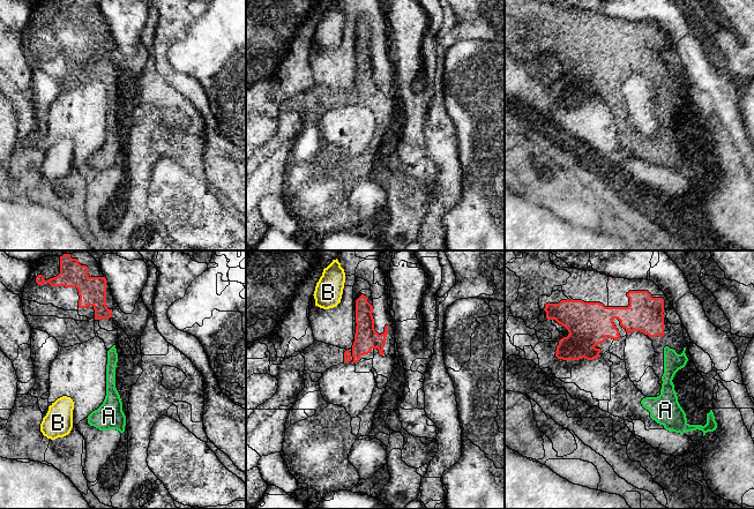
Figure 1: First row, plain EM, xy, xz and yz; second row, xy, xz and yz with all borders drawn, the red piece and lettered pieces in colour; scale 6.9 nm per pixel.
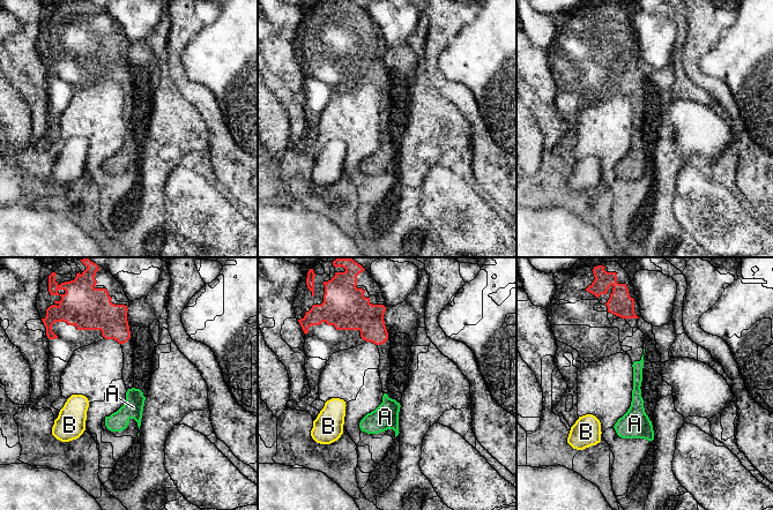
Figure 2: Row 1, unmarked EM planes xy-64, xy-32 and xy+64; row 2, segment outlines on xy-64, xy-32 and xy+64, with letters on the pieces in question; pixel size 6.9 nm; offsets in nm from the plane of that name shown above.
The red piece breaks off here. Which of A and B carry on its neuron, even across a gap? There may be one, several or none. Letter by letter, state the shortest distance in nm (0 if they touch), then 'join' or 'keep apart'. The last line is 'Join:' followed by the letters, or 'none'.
A: 80 nm | join
B: 110 nm | keep apart
Join: A

